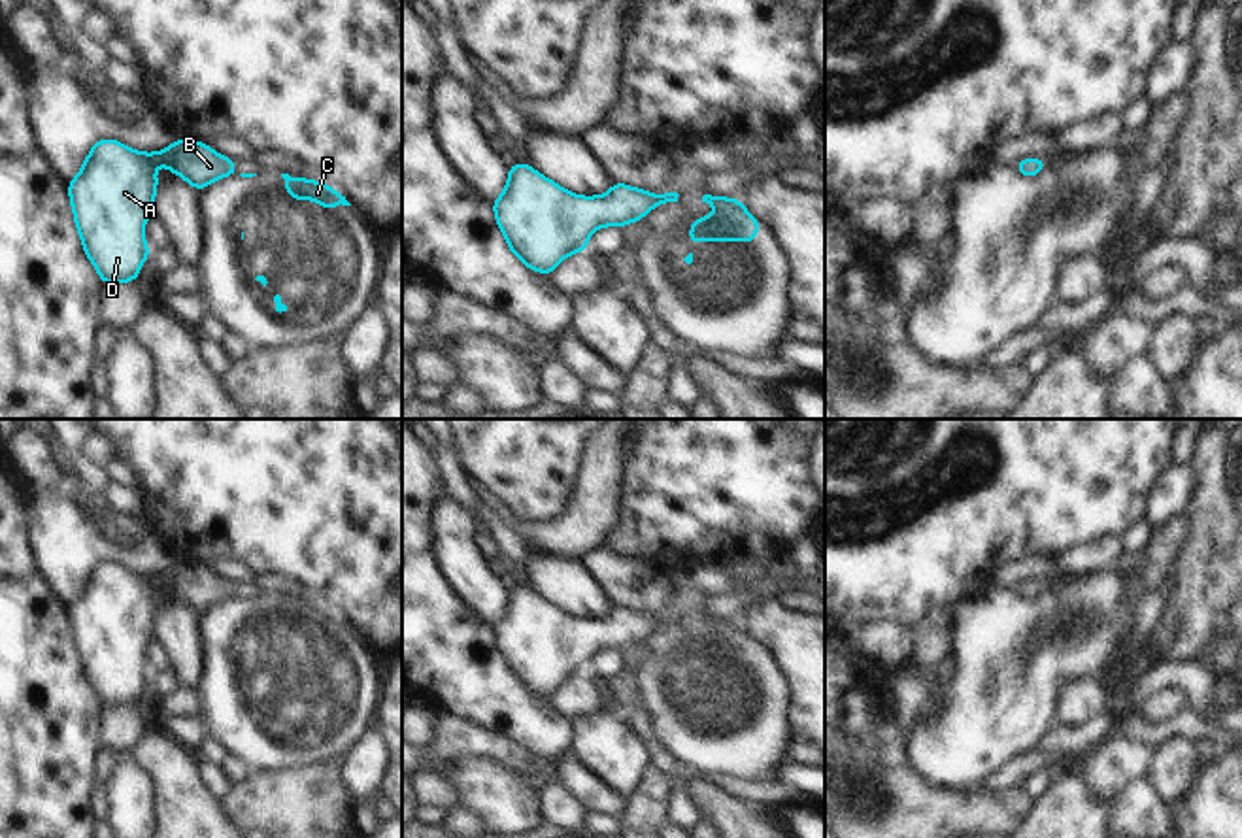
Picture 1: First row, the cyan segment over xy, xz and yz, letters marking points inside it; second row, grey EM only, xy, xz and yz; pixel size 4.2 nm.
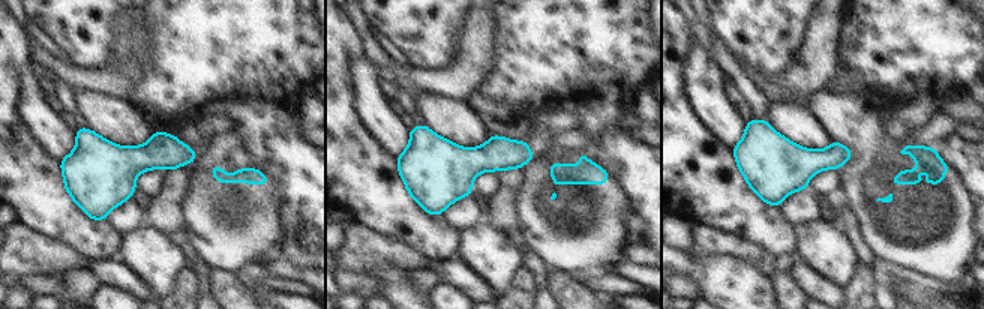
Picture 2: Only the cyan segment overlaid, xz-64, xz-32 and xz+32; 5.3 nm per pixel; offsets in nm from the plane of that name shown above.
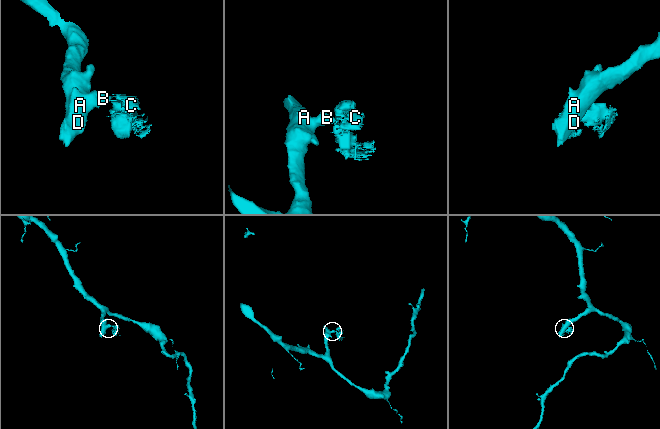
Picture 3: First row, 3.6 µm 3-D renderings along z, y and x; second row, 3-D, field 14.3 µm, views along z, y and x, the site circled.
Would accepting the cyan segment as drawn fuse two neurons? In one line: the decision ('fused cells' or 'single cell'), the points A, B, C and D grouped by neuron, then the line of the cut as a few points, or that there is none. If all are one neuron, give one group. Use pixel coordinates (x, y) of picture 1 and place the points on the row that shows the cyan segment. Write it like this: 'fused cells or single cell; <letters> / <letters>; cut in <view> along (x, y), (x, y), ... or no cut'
fused cells; A B D / C; cut in xz along (652, 195), (655, 204)

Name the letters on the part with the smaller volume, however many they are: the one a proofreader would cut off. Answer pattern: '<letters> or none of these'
C

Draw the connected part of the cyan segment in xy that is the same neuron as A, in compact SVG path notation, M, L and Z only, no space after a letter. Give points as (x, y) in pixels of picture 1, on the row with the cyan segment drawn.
M176 138L168 149L151 155L117 140L98 140L68 183L68 194L85 255L104 285L138 279L151 255L143 226L153 215L159 164L196 191L236 170L236 160L202 142Z

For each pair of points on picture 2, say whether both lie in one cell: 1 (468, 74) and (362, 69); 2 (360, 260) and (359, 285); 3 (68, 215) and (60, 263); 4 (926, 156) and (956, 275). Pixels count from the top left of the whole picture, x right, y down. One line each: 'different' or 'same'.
1: different
2: different
3: different
4: same

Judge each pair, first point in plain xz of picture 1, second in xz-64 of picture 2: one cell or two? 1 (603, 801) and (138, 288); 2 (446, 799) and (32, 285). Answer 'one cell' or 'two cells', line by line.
1: one cell
2: one cell

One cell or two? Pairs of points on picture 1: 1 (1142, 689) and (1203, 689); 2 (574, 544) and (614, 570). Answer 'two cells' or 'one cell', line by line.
1: one cell
2: two cells

